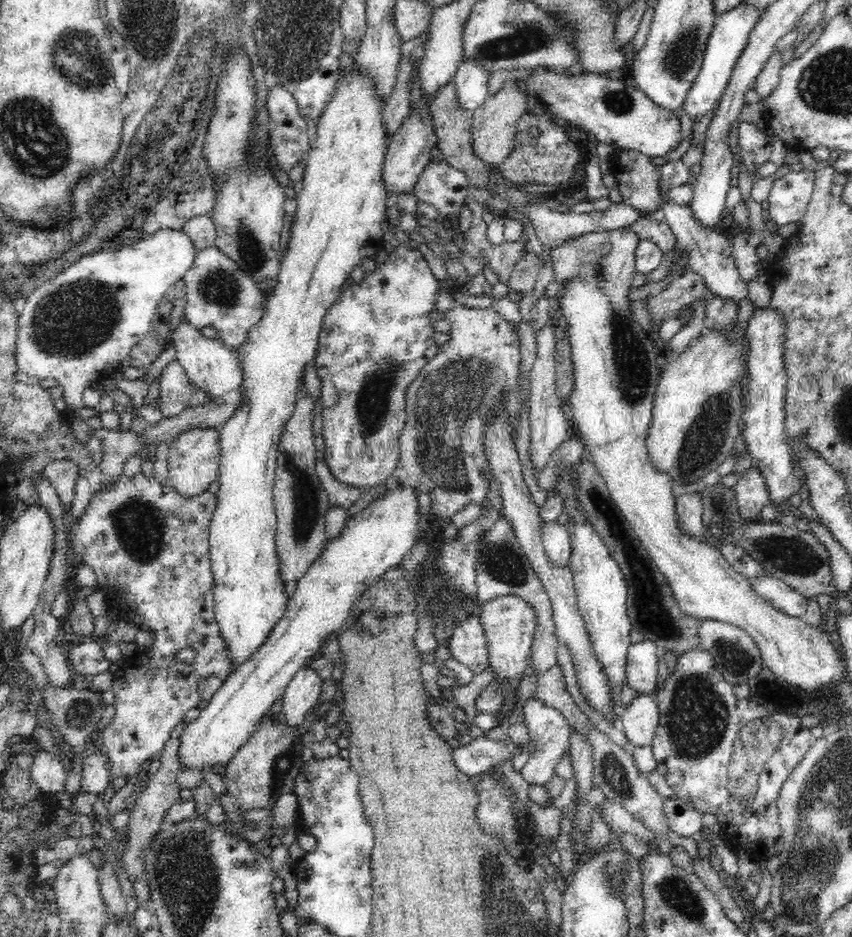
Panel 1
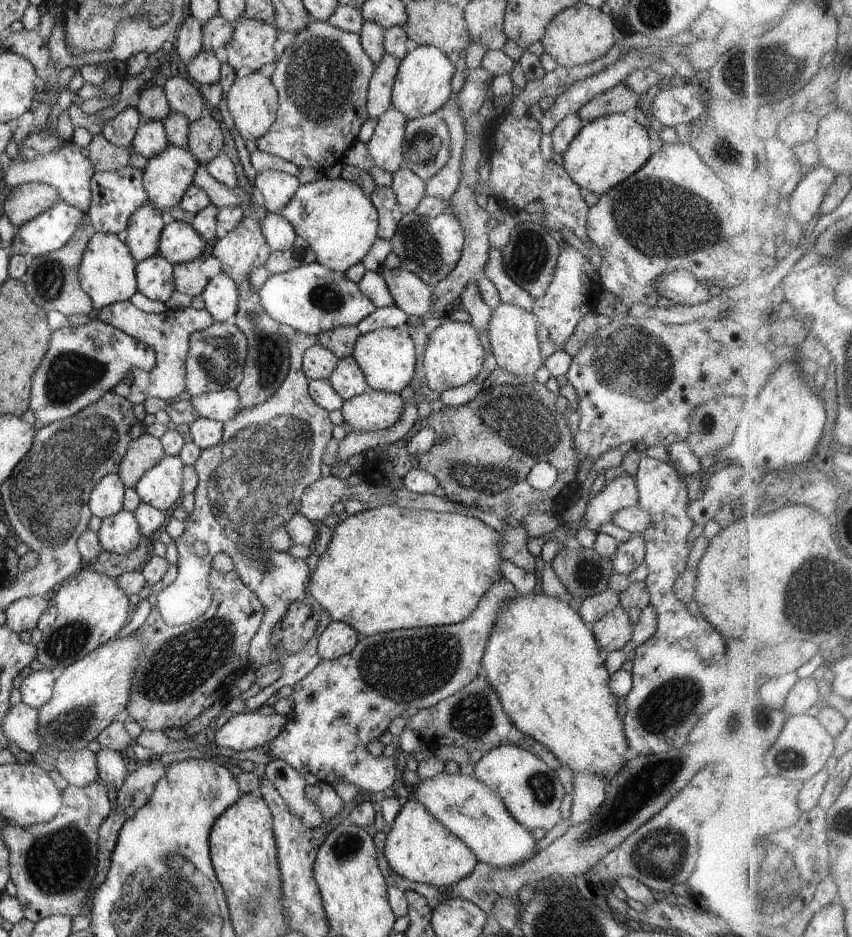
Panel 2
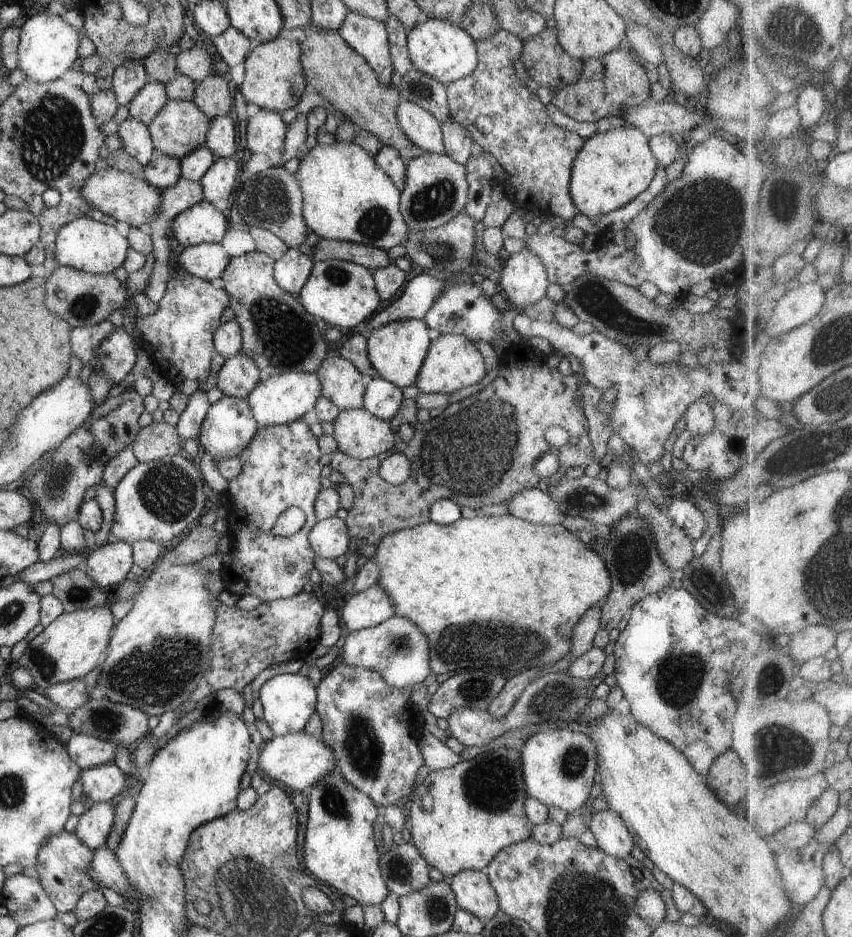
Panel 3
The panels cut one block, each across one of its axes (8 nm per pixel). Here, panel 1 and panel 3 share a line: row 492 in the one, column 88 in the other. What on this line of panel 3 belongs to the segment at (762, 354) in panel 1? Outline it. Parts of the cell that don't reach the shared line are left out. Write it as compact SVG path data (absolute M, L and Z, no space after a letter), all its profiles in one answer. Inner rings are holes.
M108 763L81 772L83 792L88 795L88 803L113 802L124 790L128 776L116 763Z

